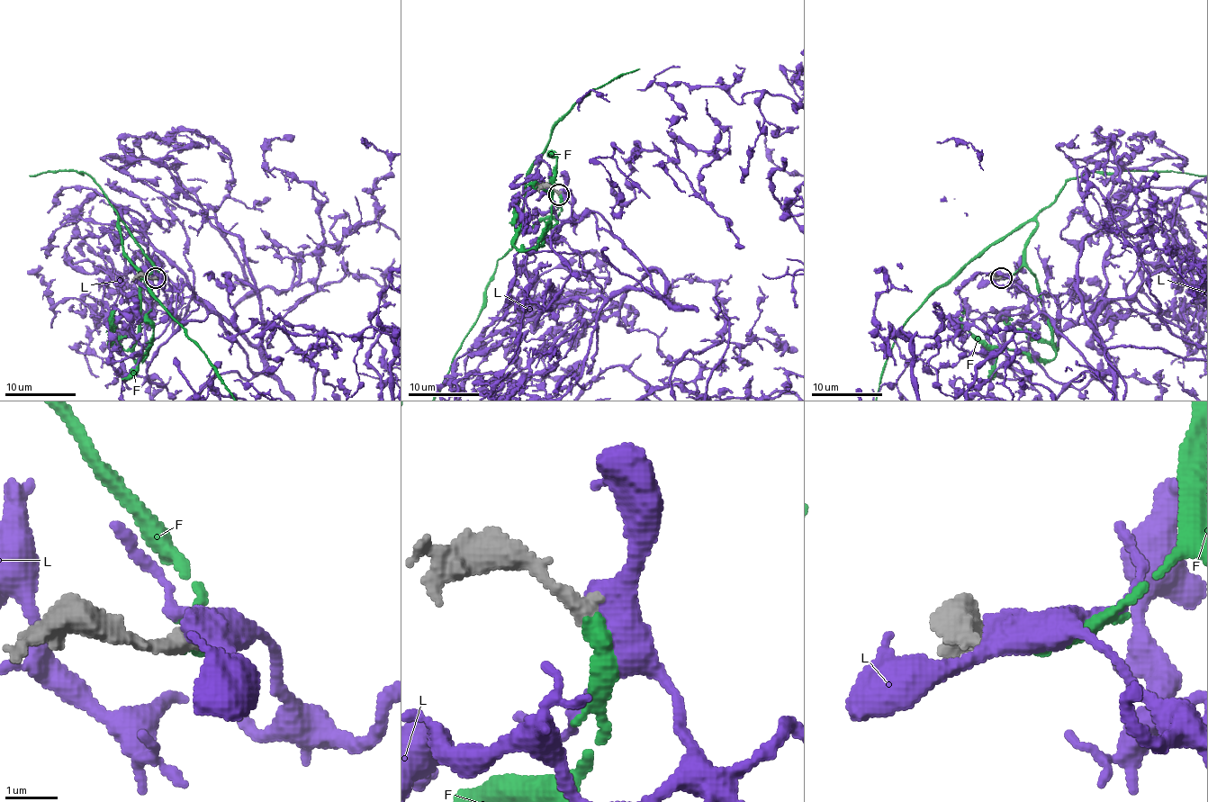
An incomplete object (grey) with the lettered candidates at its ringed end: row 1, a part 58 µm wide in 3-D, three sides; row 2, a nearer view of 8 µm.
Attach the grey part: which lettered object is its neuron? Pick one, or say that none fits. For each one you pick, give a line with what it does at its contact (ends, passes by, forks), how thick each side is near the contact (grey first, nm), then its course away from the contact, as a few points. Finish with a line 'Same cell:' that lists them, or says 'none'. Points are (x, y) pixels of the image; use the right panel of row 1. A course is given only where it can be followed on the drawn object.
F: it ends; calibres 320 and 440 nm
Same cell: F

